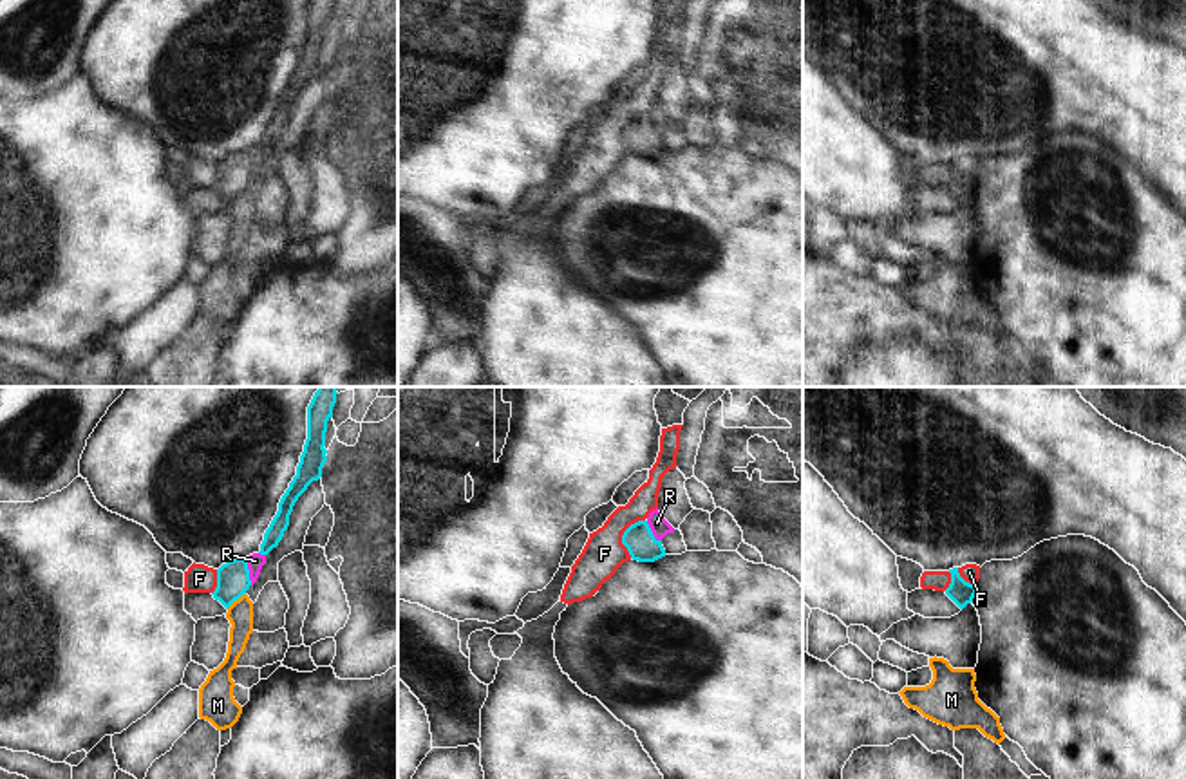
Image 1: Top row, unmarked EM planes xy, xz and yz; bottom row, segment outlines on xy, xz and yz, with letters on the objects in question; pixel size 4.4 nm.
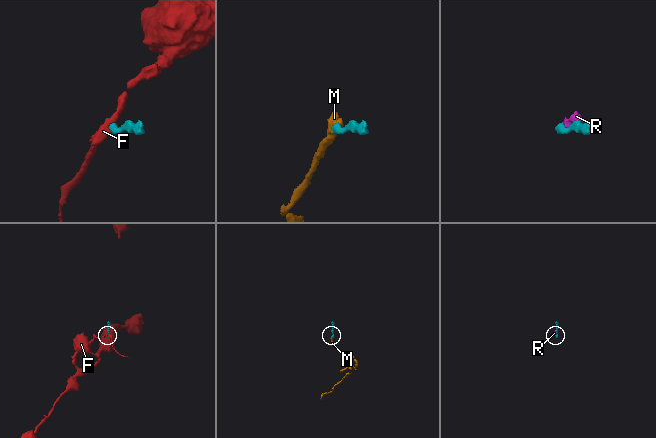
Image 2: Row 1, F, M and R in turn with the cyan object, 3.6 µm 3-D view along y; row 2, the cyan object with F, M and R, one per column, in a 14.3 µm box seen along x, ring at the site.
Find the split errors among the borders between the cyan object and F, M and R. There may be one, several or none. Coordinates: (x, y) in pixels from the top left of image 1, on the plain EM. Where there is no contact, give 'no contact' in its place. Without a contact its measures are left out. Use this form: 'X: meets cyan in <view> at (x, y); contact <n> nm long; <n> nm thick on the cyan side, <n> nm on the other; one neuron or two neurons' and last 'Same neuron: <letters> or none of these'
F: meets cyan in xz at (622, 131); contact 190 nm long; 140 nm thick on the cyan side, 180 nm on the other; two neurons
M: meets cyan in xy at (235, 194); contact 110 nm long; 140 nm thick on the cyan side, 110 nm on the other; two neurons
R: meets cyan in xy at (248, 167); contact 120 nm long; 140 nm thick on the cyan side, 70 nm on the other; two neurons
Same neuron: none of these

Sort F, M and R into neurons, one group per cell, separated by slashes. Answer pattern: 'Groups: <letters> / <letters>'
Groups: F / M R.

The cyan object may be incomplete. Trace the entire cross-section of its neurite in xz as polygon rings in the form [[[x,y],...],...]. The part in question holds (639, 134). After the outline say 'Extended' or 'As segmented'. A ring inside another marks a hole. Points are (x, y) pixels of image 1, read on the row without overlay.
[[[638,116],[631,119],[624,130],[622,139],[627,143],[633,155],[654,157],[665,152],[662,136],[656,136],[647,116]]]. As segmented.

